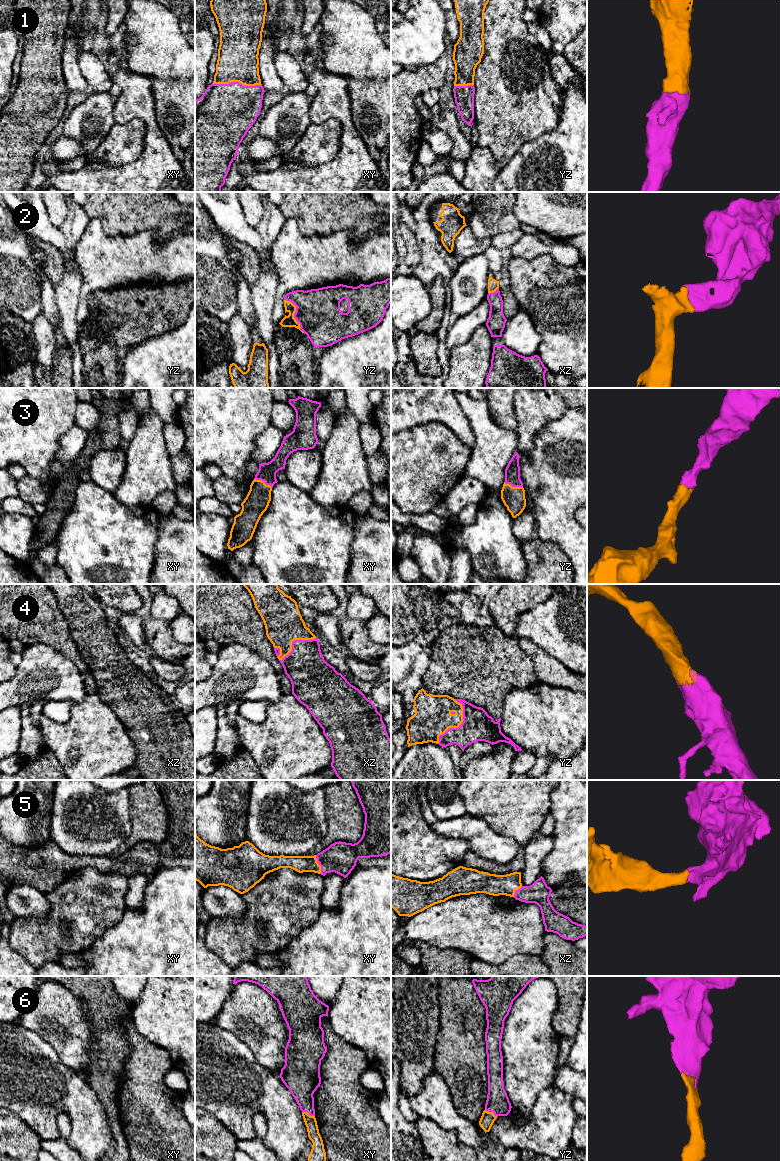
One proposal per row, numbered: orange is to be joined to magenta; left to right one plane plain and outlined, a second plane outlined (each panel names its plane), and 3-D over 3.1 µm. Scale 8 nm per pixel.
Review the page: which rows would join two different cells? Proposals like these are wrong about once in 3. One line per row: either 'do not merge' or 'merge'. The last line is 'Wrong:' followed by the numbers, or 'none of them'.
1: merge
2: merge
3: merge
4: merge
5: merge
6: merge
Wrong: none of them

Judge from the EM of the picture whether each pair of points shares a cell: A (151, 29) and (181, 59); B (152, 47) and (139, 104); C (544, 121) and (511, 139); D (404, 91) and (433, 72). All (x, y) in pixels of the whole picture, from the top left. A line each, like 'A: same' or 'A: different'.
A: same
B: different
C: same
D: same

